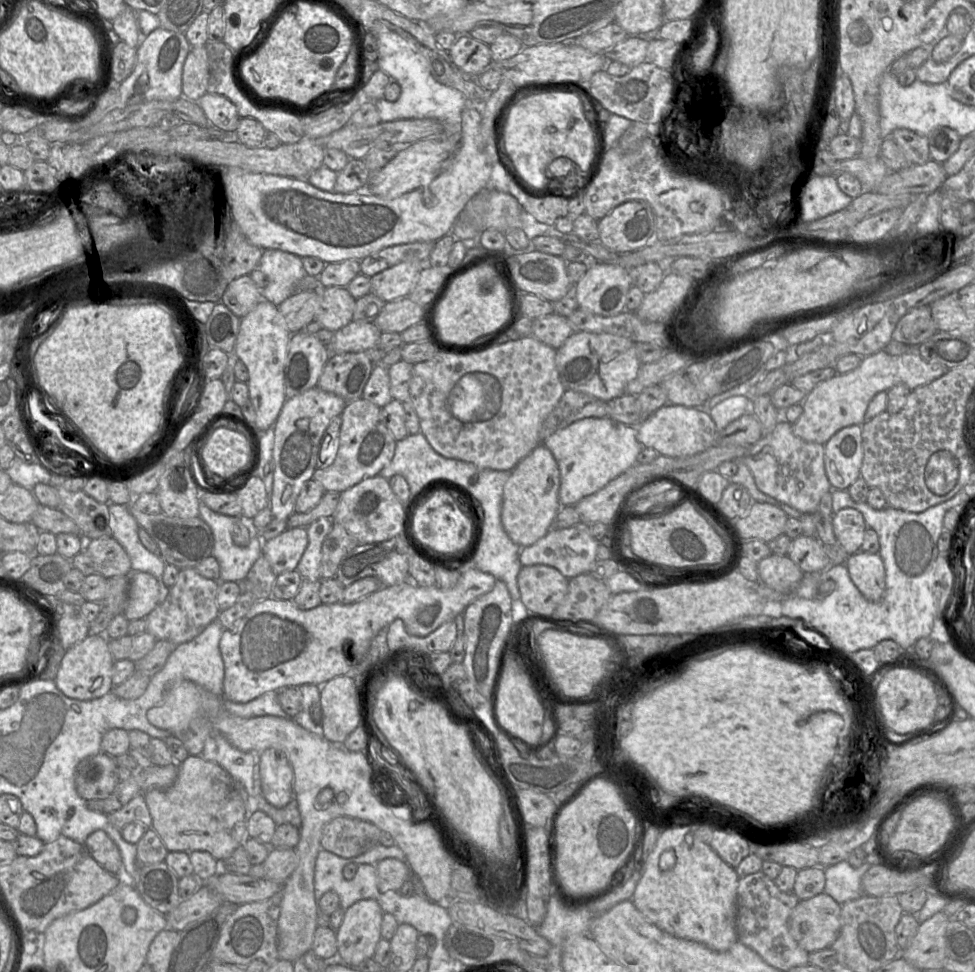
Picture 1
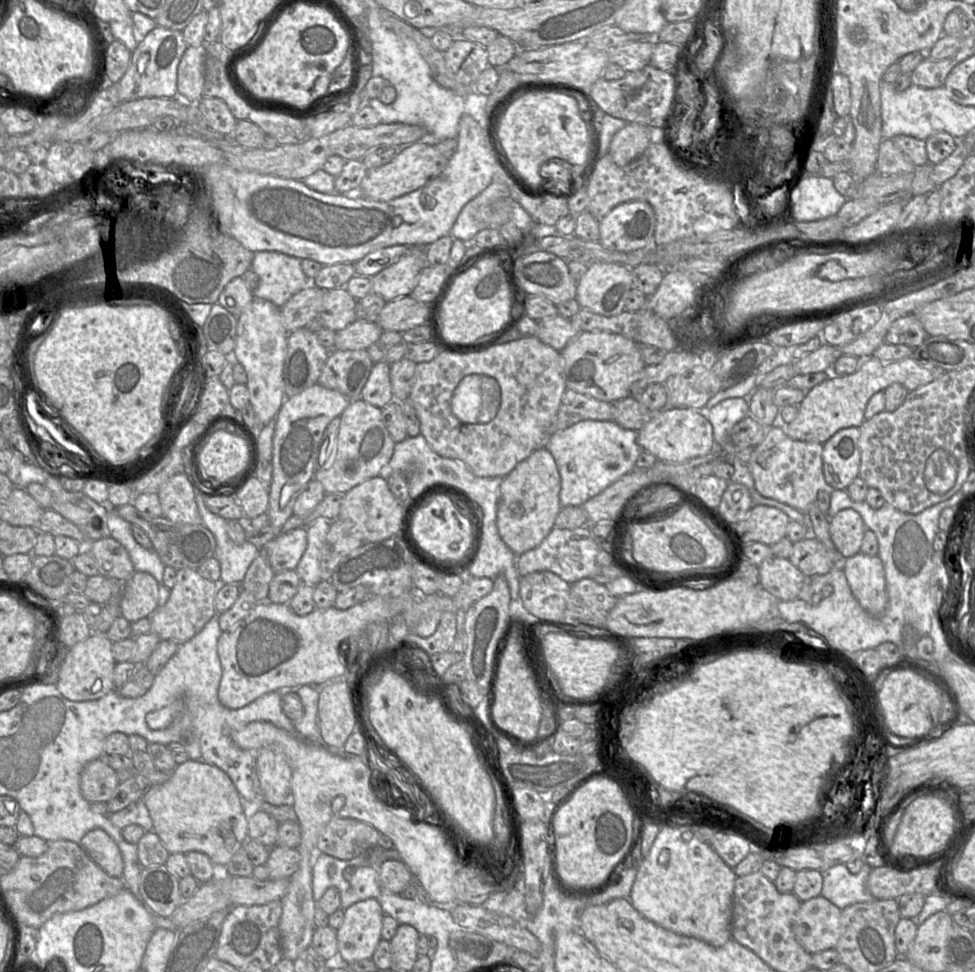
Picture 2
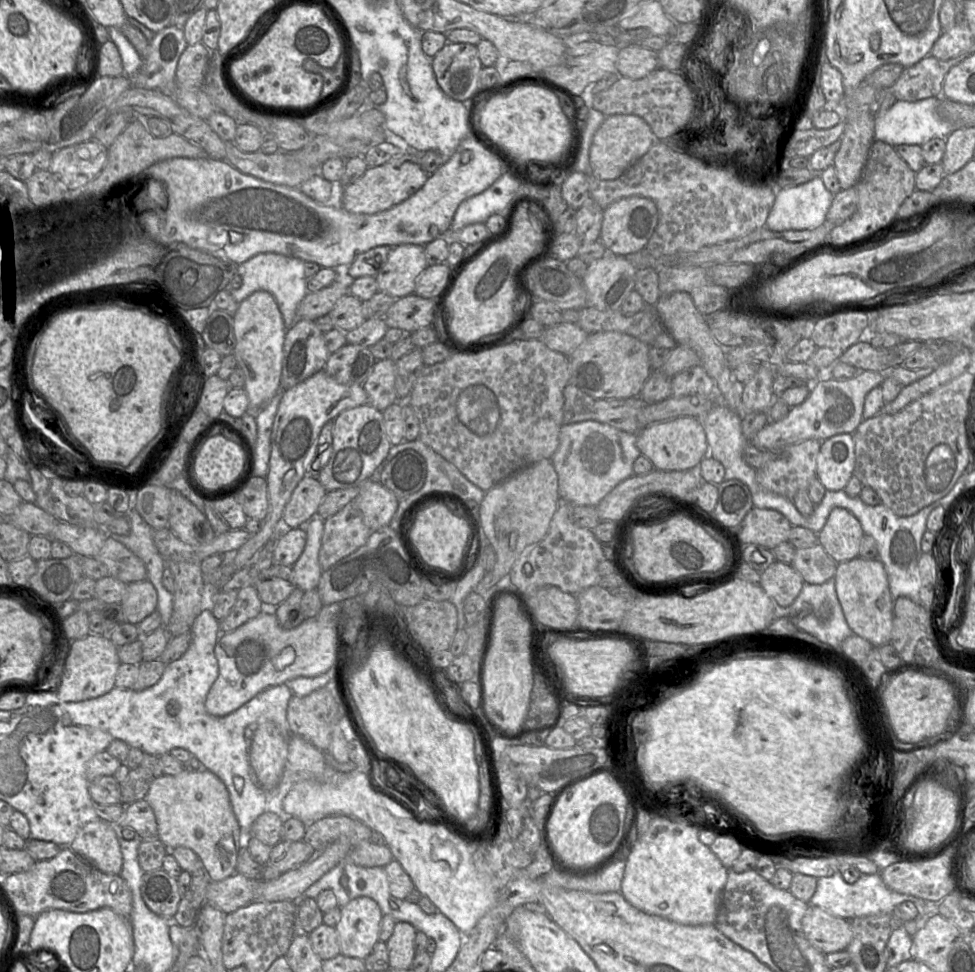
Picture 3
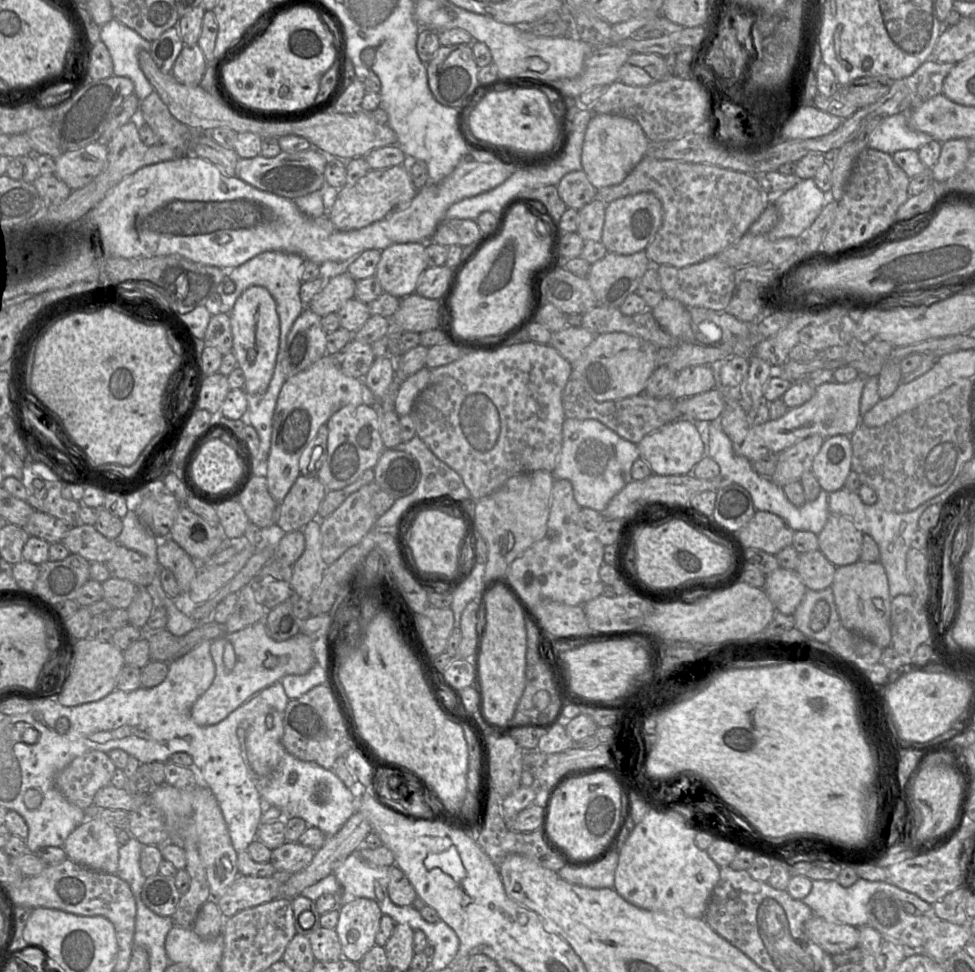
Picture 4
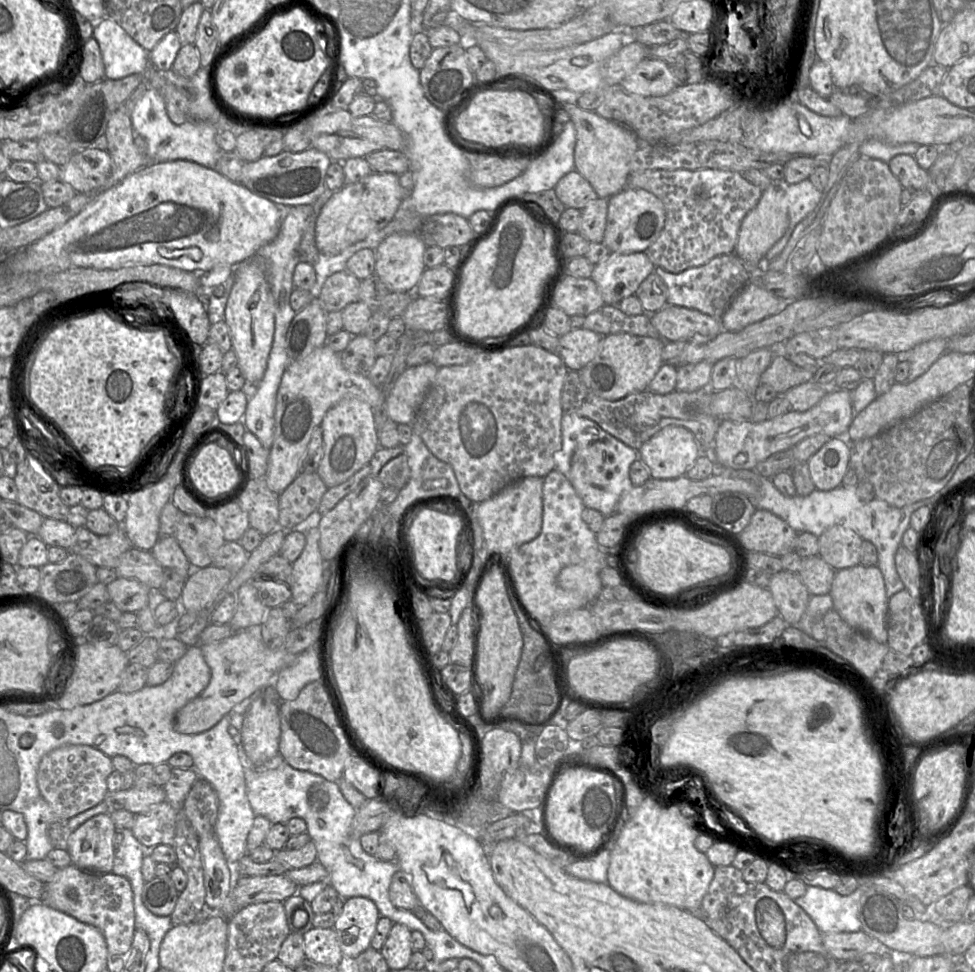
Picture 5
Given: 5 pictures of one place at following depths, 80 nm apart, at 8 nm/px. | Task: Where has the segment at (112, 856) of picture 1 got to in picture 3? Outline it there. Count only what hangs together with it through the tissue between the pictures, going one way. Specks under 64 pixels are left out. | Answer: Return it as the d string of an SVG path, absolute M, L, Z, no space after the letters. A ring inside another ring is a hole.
M104 820L88 822L69 847L103 873L120 875L122 853L114 825Z

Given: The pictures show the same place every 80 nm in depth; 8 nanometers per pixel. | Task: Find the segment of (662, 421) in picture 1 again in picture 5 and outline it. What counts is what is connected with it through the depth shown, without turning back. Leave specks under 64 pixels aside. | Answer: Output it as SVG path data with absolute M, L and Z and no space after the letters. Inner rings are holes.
M668 425L643 443L639 459L655 479L675 479L686 474L699 457L693 433L679 425Z

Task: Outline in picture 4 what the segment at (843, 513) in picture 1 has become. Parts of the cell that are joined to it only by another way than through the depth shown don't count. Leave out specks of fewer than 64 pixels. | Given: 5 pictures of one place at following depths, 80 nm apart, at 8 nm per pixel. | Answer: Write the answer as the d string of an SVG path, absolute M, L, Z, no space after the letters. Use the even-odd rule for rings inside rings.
M830 516L818 534L818 549L835 567L860 560L863 533L845 516Z

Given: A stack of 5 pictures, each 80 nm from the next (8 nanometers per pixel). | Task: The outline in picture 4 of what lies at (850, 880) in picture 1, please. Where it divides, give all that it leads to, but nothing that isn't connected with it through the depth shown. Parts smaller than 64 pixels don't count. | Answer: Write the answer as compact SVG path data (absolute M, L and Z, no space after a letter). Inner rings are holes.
M858 878L850 887L841 886L837 880L813 880L810 893L802 900L813 914L829 922L848 924L855 927L868 924L868 902L873 894L882 891L901 902L909 902L916 907L914 915L931 914L932 905L917 895L898 888L890 882L868 881Z

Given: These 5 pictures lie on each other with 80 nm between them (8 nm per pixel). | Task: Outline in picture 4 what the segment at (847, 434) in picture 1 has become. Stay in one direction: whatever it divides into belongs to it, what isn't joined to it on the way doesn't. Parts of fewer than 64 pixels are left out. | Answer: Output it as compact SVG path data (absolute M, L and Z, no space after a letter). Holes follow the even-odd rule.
M850 436L825 438L812 462L811 470L822 490L834 492L844 487L851 469L852 446Z

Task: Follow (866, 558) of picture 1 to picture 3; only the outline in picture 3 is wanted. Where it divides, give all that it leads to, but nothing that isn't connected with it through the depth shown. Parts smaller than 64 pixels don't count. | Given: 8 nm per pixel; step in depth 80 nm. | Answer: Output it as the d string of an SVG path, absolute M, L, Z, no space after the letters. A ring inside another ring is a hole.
M861 557L838 563L834 582L844 617L852 632L875 647L891 643L893 598L883 563L879 559Z

